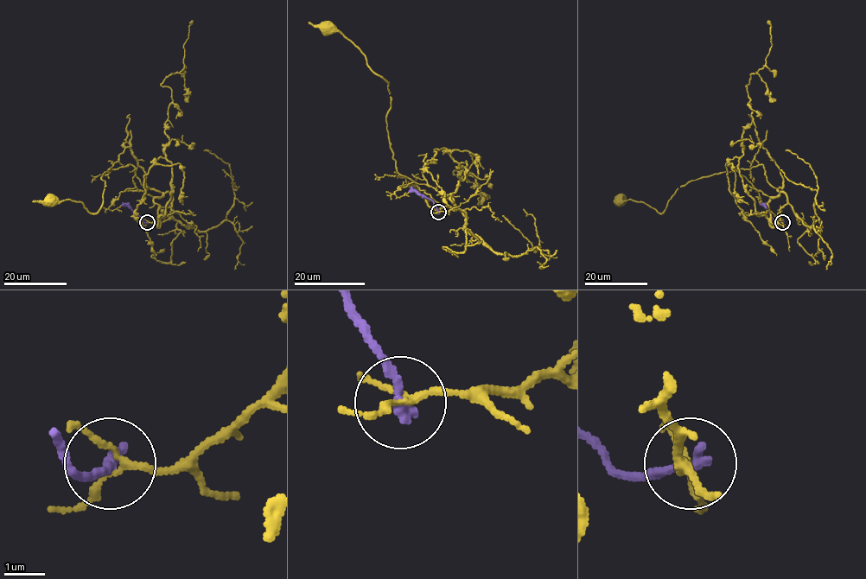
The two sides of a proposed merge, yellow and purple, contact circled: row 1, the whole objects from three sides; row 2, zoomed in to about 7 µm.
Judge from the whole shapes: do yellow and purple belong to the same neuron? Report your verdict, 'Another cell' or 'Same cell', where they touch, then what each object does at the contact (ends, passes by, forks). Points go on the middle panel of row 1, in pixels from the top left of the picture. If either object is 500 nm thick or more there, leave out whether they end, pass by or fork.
Another cell. Place: (438, 212). At the ring yellow forks. At the ring purple ends

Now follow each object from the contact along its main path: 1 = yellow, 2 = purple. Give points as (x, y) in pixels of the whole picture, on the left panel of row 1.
1: (147, 222), (172, 197), (145, 187), (131, 165), (103, 174), (96, 213), (81, 202), (51, 200)
2: (147, 222), (121, 205)

